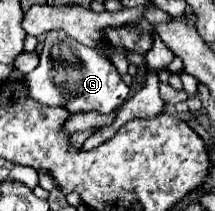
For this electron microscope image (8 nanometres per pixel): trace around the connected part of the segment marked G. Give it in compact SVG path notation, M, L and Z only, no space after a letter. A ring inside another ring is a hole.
M52 29L44 35L44 47L40 55L40 65L28 73L26 87L32 99L42 105L62 105L70 113L96 109L100 113L112 113L118 105L124 103L130 89L122 81L120 73L112 63L98 55L96 49L80 45L72 37L68 37L62 29Z

